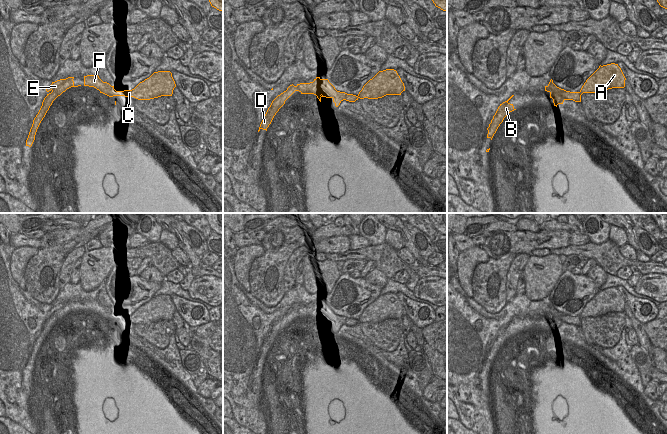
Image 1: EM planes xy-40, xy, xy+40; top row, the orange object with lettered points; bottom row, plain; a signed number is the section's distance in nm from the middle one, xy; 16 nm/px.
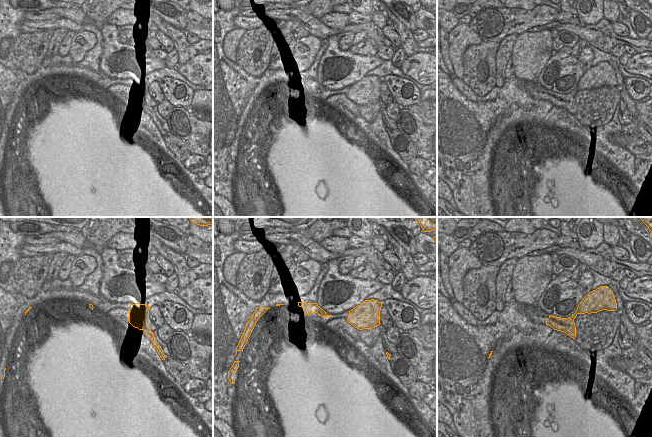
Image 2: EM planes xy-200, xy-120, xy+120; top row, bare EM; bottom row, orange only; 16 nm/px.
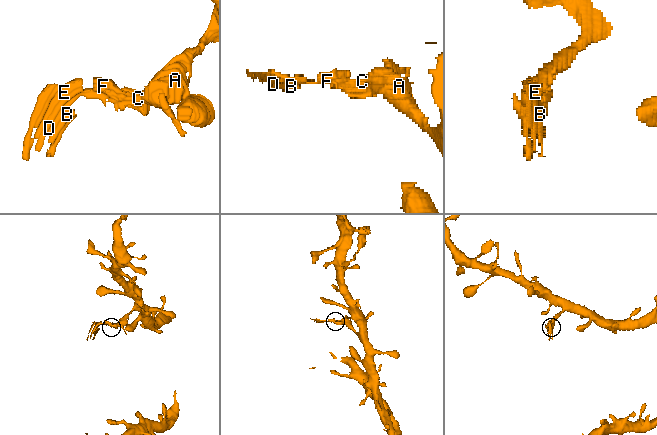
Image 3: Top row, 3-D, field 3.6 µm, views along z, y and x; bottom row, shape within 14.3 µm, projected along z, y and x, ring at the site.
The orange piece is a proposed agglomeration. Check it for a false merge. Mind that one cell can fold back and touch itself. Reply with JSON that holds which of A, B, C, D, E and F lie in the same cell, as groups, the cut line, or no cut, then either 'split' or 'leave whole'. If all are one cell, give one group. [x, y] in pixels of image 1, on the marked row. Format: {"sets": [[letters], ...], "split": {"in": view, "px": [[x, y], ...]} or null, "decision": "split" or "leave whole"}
{"sets": [["A", "C", "F"], ["B", "D", "E"]], "split": {"in": "xy", "px": [[297, 85], [299, 90]]}, "decision": "split"}

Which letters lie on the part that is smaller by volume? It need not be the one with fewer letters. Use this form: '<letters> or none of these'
B, D, E

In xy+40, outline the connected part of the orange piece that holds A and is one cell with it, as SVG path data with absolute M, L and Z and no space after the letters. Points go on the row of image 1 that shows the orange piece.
M611 63L599 68L586 80L579 92L570 92L557 87L551 79L545 86L545 91L550 93L554 106L563 104L565 100L581 102L583 93L599 93L612 88L624 88L625 76L618 64Z

